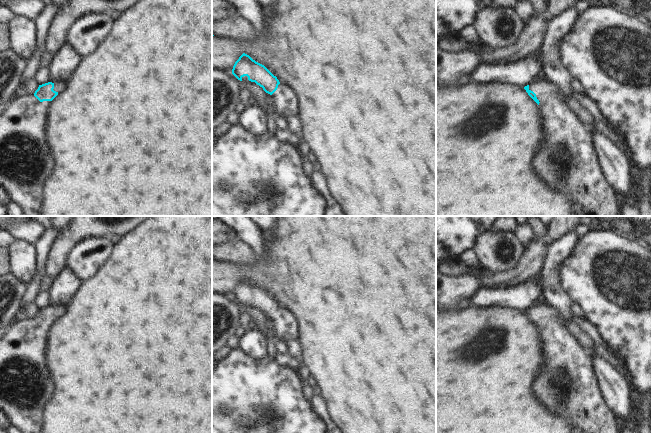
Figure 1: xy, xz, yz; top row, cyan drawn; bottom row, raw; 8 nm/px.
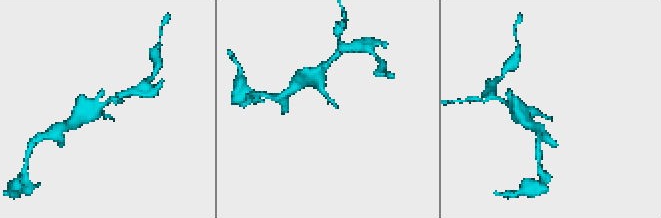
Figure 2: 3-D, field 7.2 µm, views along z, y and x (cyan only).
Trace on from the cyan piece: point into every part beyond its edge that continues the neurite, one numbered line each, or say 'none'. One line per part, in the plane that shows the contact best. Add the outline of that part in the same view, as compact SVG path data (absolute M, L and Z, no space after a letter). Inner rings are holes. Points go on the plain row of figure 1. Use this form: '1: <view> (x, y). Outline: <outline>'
1: yz (567, 386). Outline: M545 300L534 304L529 309L529 314L536 318L542 340L543 368L533 383L537 398L551 413L569 418L575 426L575 433L618 433L615 415L602 398L592 359L577 338L568 330L559 311Z

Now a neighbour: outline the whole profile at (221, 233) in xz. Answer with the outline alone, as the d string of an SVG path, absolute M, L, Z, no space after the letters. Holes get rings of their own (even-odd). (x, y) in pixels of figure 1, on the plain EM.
M218 219L212 222L212 245L224 244L237 237L236 231L220 222Z

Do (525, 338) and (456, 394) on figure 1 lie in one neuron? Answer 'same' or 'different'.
same

